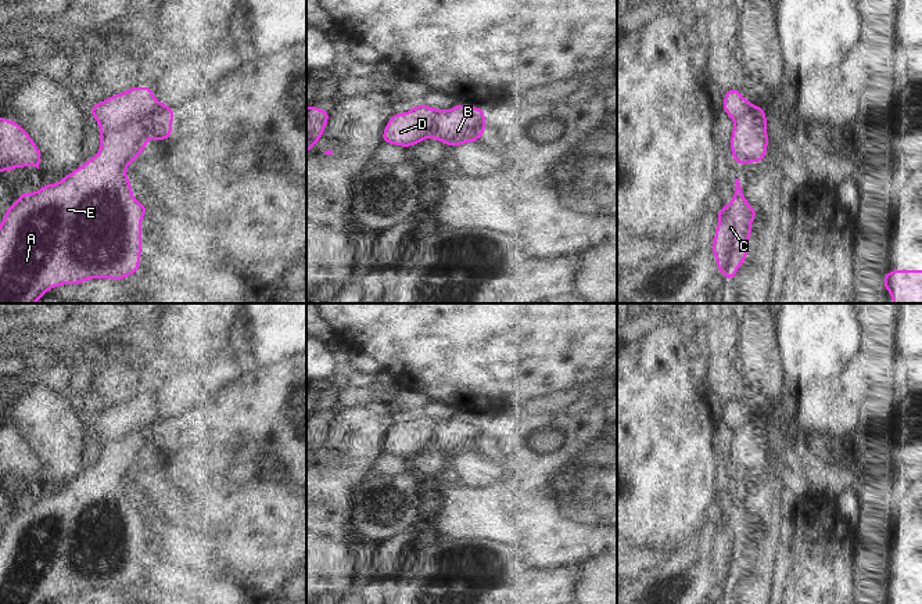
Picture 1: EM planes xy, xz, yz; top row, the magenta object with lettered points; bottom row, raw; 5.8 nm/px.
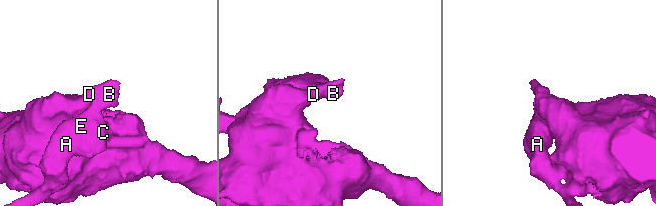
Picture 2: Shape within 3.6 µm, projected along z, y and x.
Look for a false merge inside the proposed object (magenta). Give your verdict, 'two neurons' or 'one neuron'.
two neurons

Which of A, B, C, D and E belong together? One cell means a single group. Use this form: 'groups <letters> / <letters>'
groups A B C E / D

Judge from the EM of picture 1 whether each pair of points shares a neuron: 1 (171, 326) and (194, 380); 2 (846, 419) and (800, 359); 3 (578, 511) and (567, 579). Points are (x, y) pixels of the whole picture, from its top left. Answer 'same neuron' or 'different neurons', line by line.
1: same neuron
2: different neurons
3: different neurons

